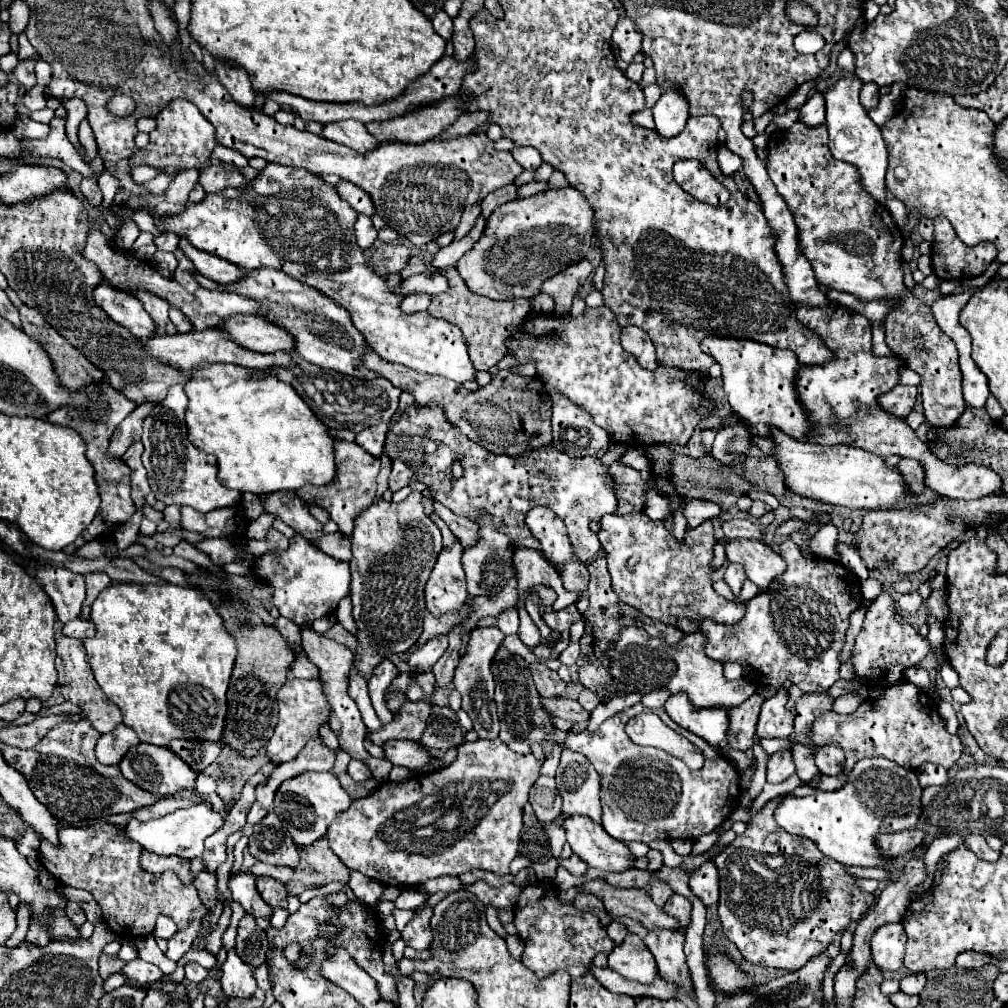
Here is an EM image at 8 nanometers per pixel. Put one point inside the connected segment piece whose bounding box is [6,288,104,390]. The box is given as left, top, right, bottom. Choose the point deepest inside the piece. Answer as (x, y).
(73, 370)

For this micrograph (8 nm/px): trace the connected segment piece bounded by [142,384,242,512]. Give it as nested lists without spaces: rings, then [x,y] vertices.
[[[174,384],[168,396],[156,404],[156,408],[144,420],[144,454],[142,464],[148,470],[148,482],[156,498],[164,504],[186,504],[198,512],[210,512],[216,508],[232,508],[242,500],[240,492],[222,486],[216,478],[218,468],[214,456],[208,456],[192,446],[186,428],[186,392],[184,384]]]

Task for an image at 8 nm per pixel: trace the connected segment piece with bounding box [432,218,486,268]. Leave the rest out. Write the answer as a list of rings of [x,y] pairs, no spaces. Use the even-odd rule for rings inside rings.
[[[478,218],[478,220],[476,220],[476,226],[472,228],[472,232],[470,232],[468,236],[464,236],[462,240],[454,240],[452,244],[440,248],[440,250],[432,256],[432,266],[436,266],[436,268],[438,268],[438,266],[442,266],[442,268],[454,266],[454,264],[458,262],[458,258],[478,242],[478,238],[480,238],[482,232],[484,232],[484,224],[486,224],[486,220],[484,220],[484,218]]]

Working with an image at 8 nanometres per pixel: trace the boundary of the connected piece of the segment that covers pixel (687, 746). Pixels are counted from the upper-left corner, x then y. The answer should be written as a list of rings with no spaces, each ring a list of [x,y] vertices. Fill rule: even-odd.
[[[638,714],[628,720],[626,734],[640,746],[654,746],[670,752],[690,766],[690,770],[698,770],[704,764],[702,752],[686,740],[682,734],[668,728],[656,714]]]

